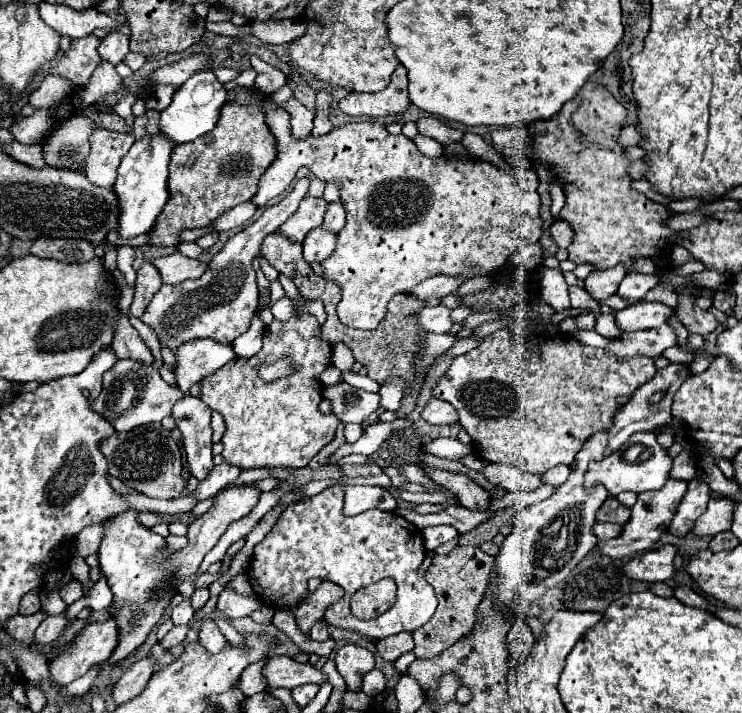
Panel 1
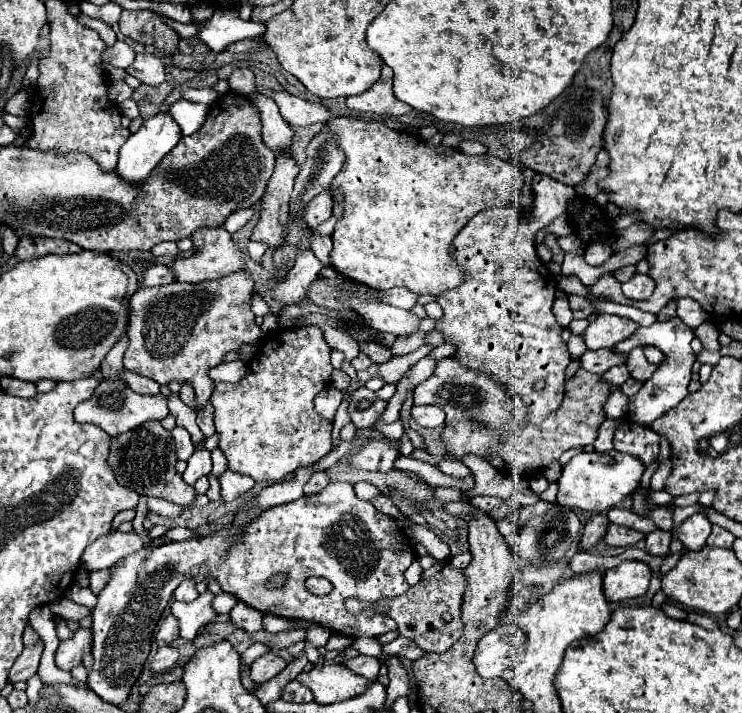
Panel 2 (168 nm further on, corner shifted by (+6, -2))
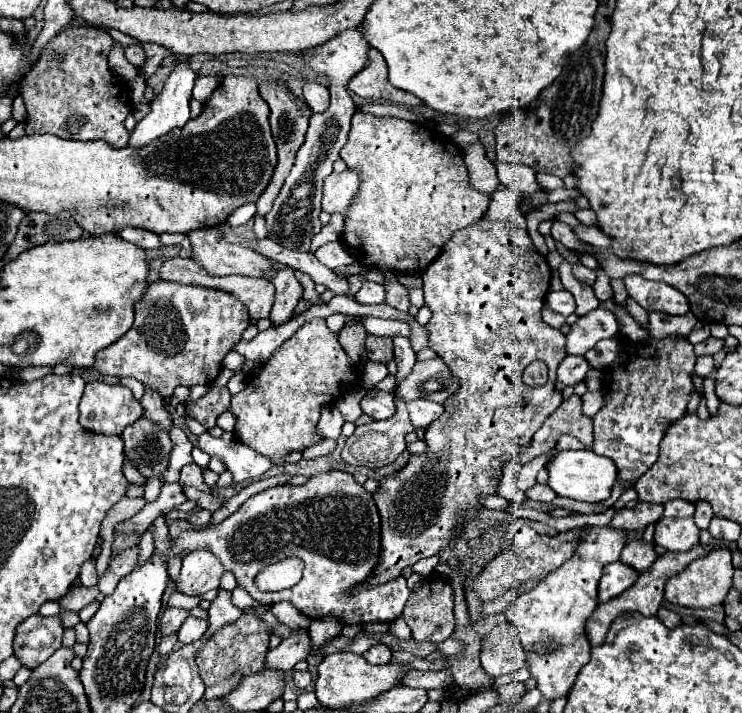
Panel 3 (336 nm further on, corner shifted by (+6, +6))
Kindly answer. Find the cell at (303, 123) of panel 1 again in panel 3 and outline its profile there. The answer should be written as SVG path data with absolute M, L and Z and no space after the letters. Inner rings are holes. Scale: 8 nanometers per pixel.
M306 83L304 85L304 101L312 109L312 113L322 113L330 105L330 93L320 83Z

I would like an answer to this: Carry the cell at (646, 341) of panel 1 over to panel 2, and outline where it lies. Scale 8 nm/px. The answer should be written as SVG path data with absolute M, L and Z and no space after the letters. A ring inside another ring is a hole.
M602 349L602 351L586 351L580 357L580 367L588 373L606 373L610 367L614 365L624 365L626 363L626 355L614 355L610 349Z

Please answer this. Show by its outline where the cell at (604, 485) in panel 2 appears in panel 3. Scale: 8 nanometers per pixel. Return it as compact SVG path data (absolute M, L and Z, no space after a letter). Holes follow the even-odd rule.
M580 449L580 451L562 451L554 457L554 461L548 465L548 485L560 495L570 497L576 501L586 503L600 503L606 501L612 493L612 487L618 479L618 469L614 467L612 459L606 459L604 455L594 453L592 449Z

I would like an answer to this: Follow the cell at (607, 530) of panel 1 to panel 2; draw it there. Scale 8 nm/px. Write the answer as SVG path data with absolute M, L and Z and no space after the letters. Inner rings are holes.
M610 523L604 541L606 541L610 547L628 547L628 545L638 543L638 541L644 539L644 537L646 537L646 535L640 533L640 531L636 531L636 529L630 529L630 527L624 527L624 525L614 525L614 523Z

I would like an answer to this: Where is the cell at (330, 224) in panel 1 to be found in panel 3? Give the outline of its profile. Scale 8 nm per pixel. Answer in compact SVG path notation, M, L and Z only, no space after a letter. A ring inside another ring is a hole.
M332 241L332 243L322 245L320 249L316 249L314 255L318 257L320 263L324 263L324 265L330 267L330 269L336 269L336 267L354 263L354 257L348 253L346 247L342 247L340 241Z

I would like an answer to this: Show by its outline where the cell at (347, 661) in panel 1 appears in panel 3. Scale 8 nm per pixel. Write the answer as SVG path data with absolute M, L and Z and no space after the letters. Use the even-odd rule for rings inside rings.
M376 645L376 647L370 647L362 657L372 665L386 665L386 663L390 663L392 651L386 645Z

